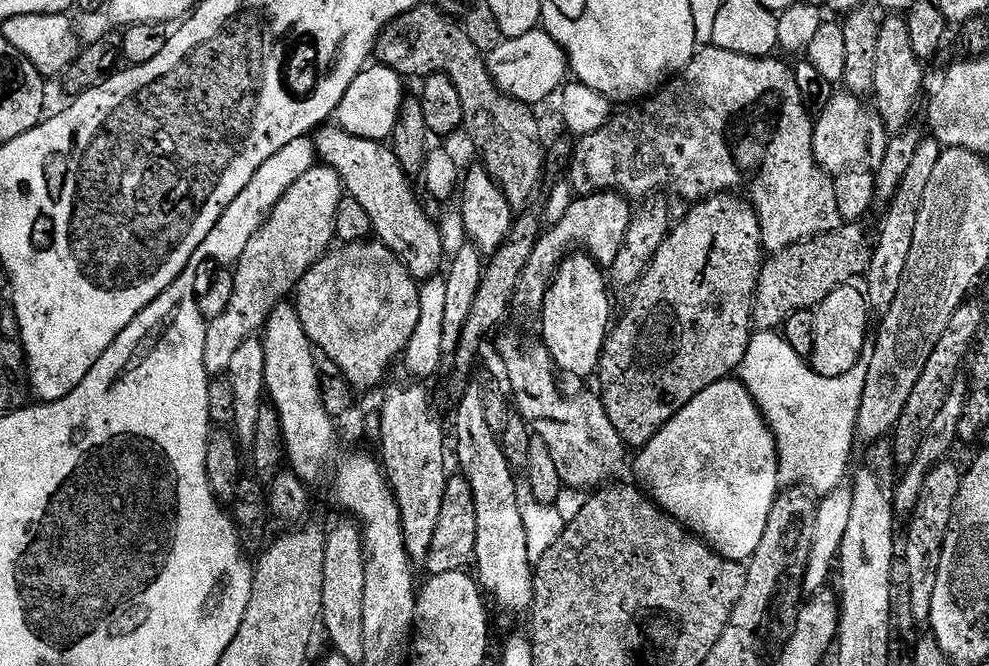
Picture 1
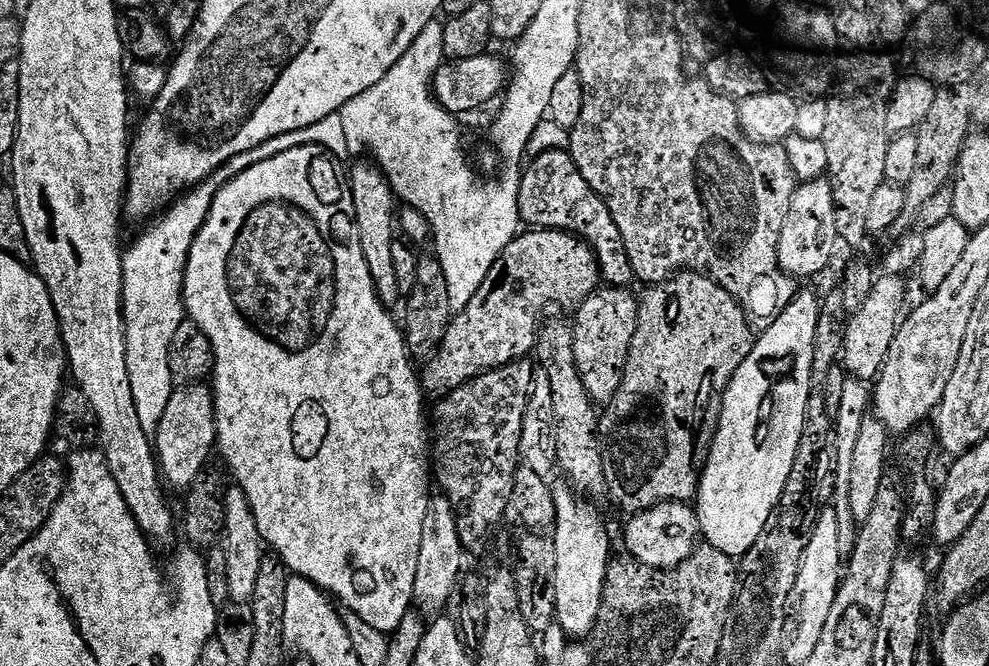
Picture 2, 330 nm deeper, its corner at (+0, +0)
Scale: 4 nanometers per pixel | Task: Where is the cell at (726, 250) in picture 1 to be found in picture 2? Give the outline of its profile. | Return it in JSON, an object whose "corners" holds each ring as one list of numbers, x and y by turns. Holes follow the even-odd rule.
{"corners":[[685,270,662,284,649,287,645,291,648,293,639,297,638,326,630,344,624,377,618,394,606,405,608,413,600,416,607,495,613,496,617,506,625,508,628,514,645,512,659,504,695,501,700,474,720,426,724,395,738,366,752,353,753,325,744,307,730,295,723,297,724,304,704,304,704,284,703,273]]}

